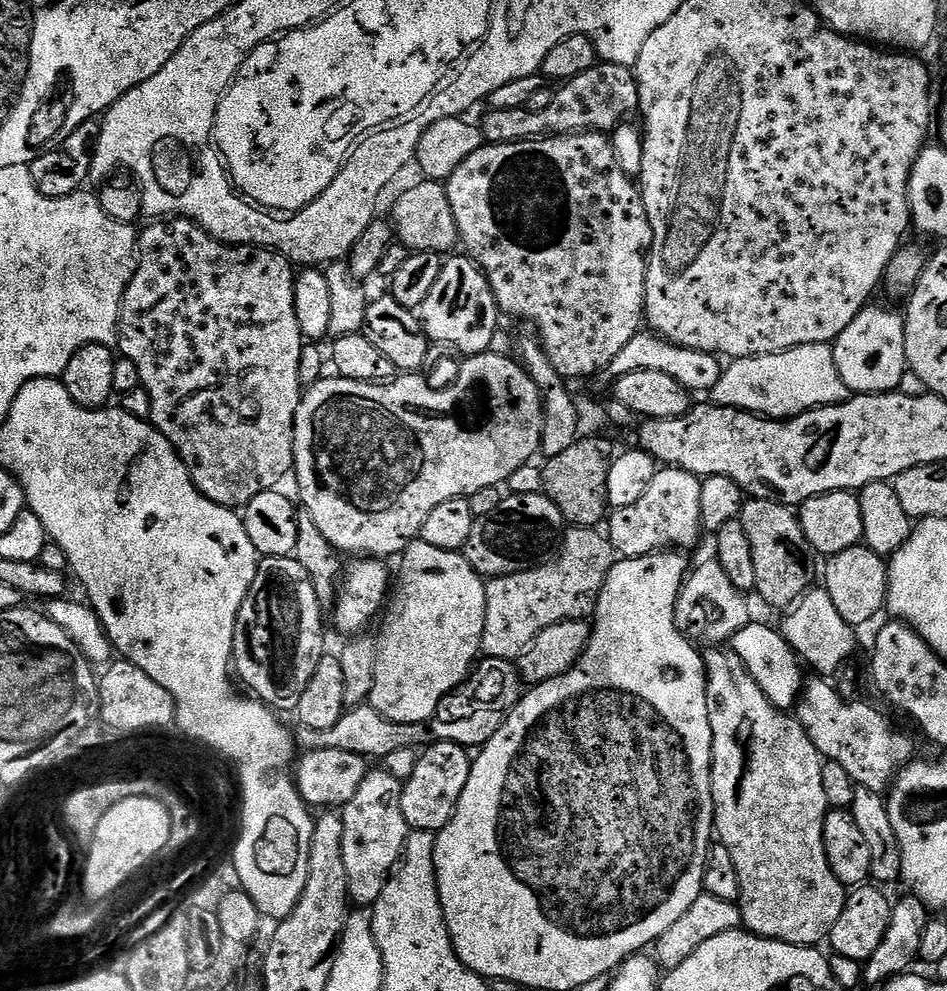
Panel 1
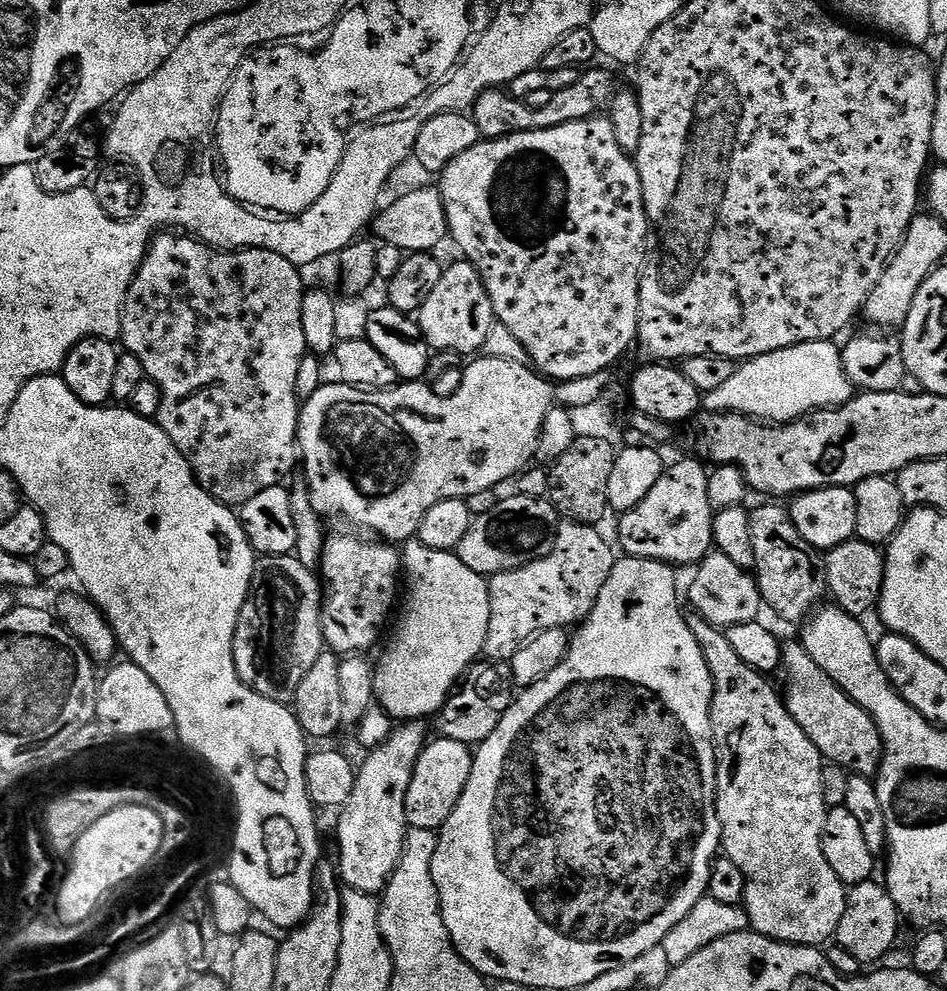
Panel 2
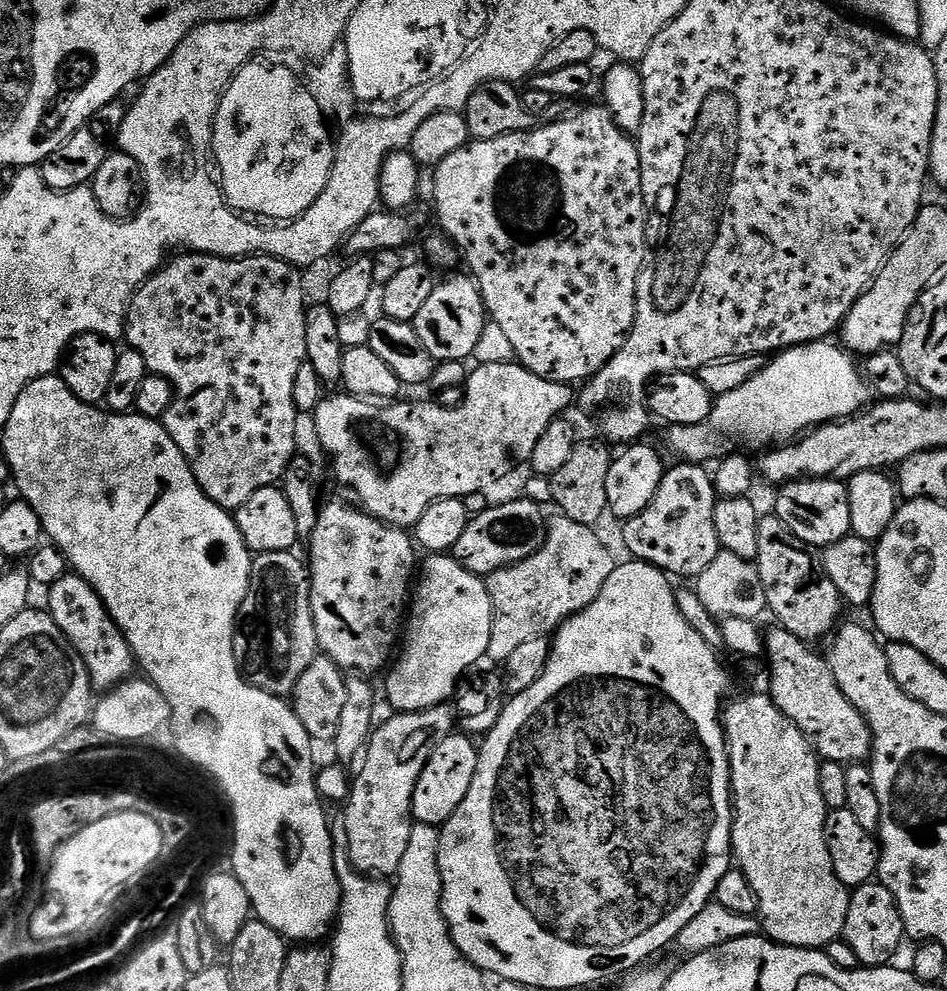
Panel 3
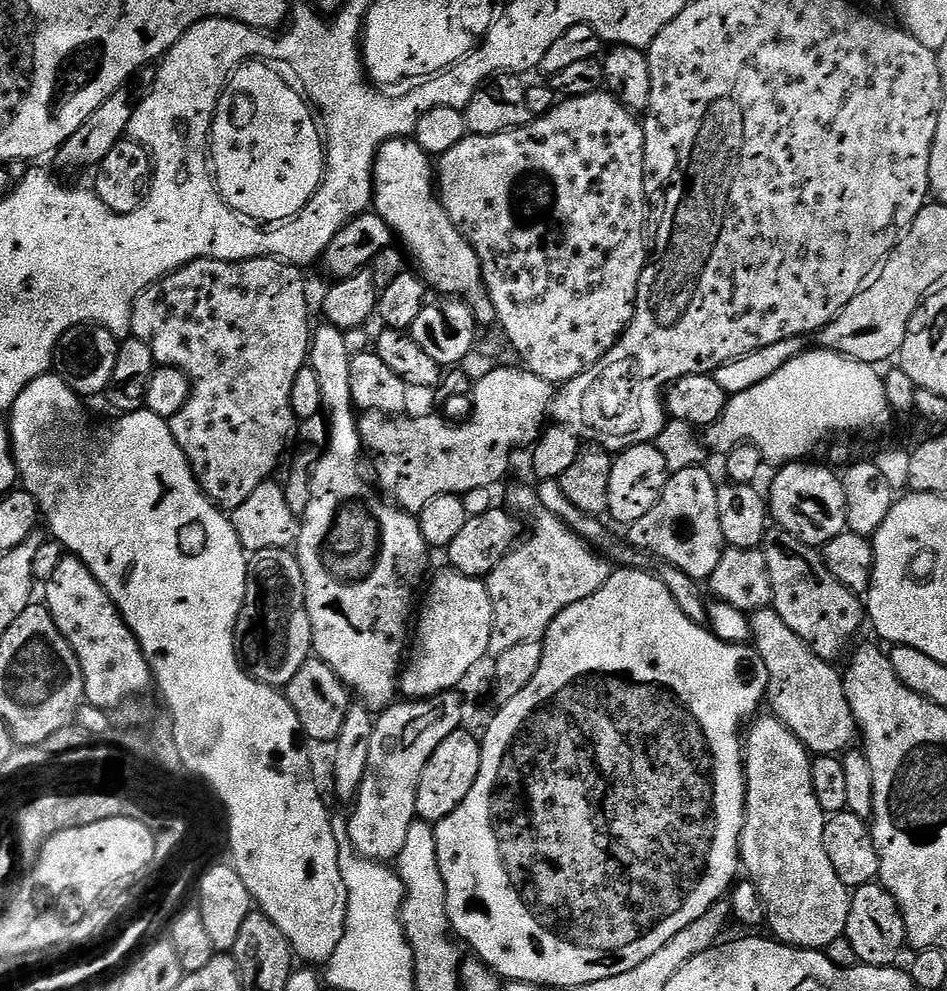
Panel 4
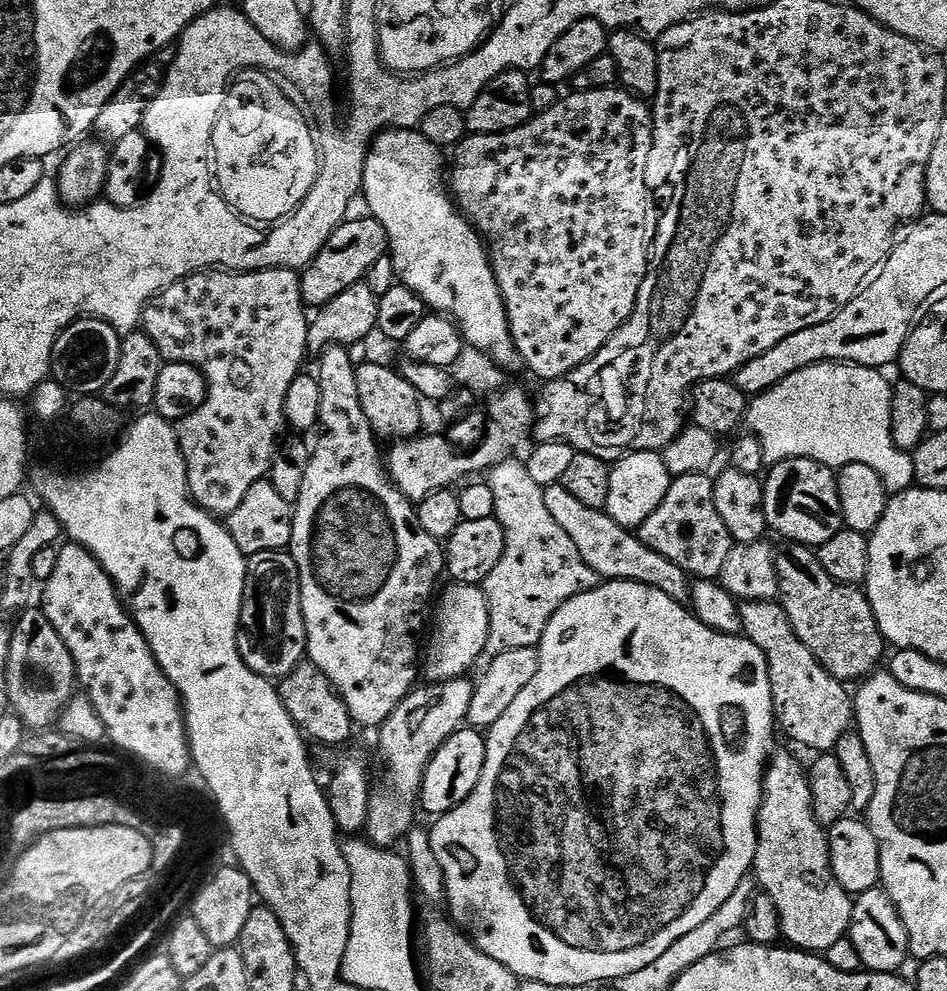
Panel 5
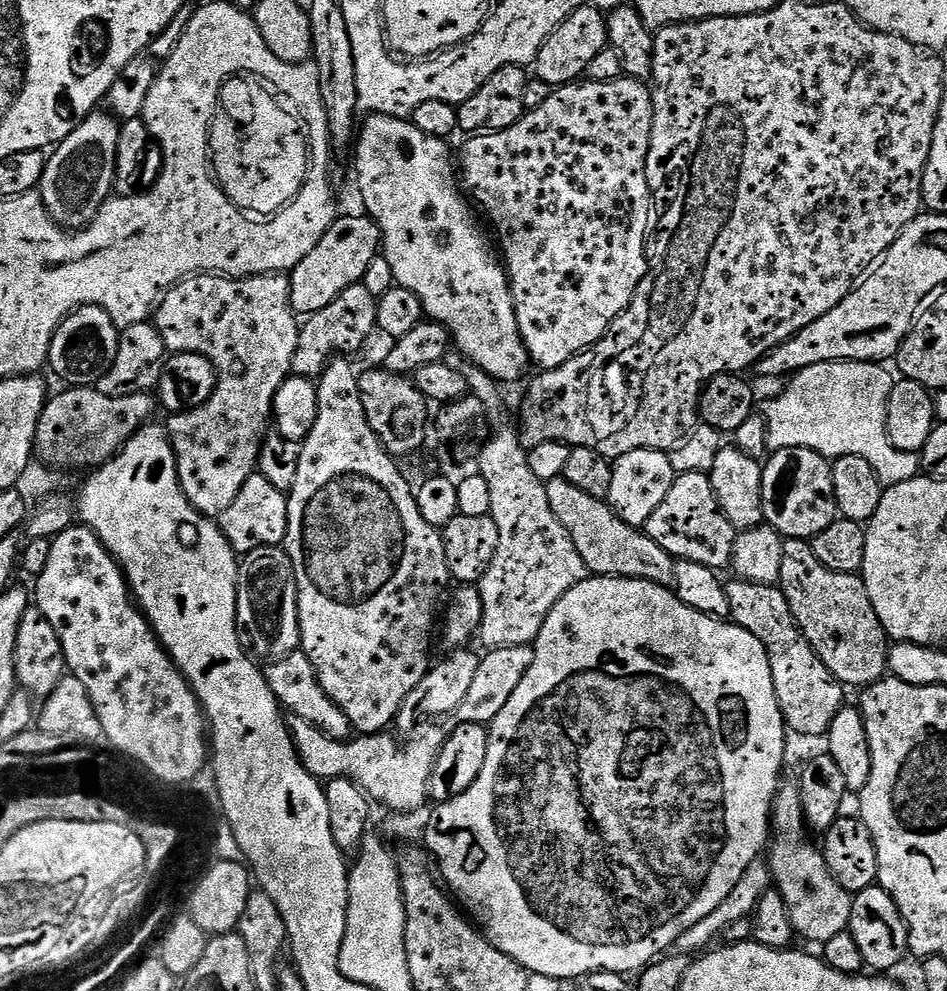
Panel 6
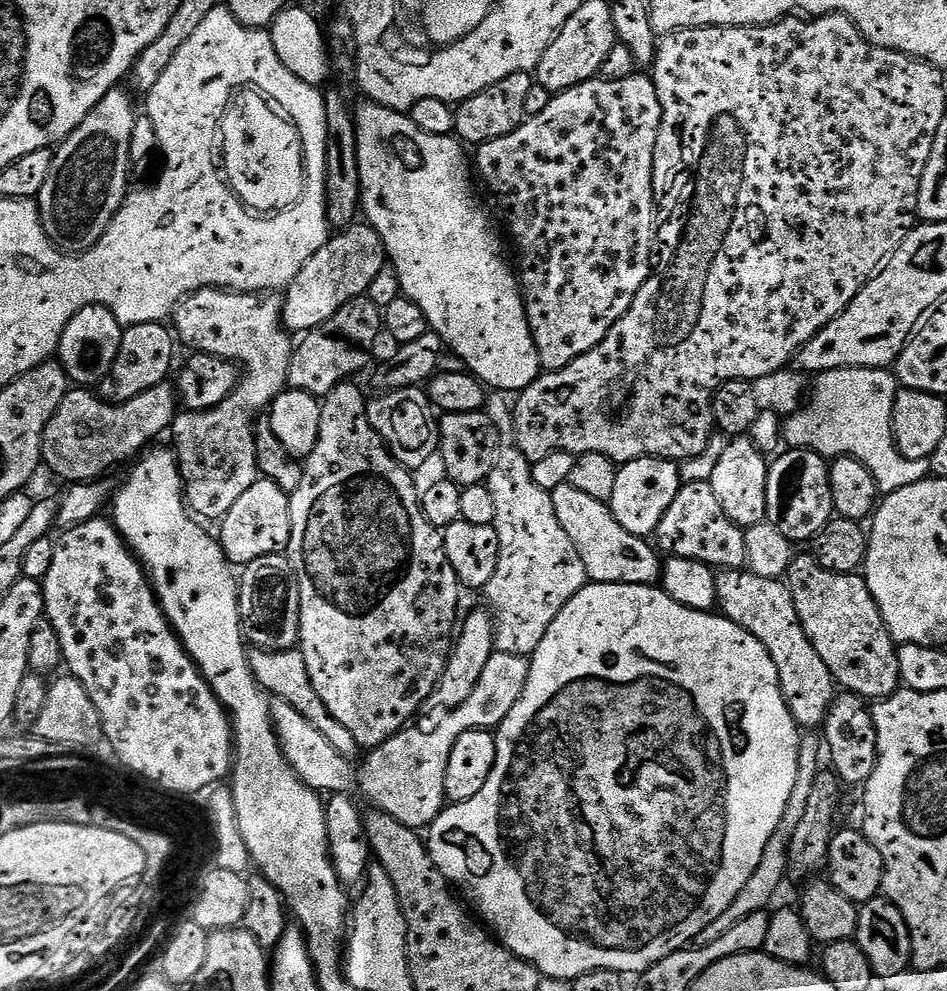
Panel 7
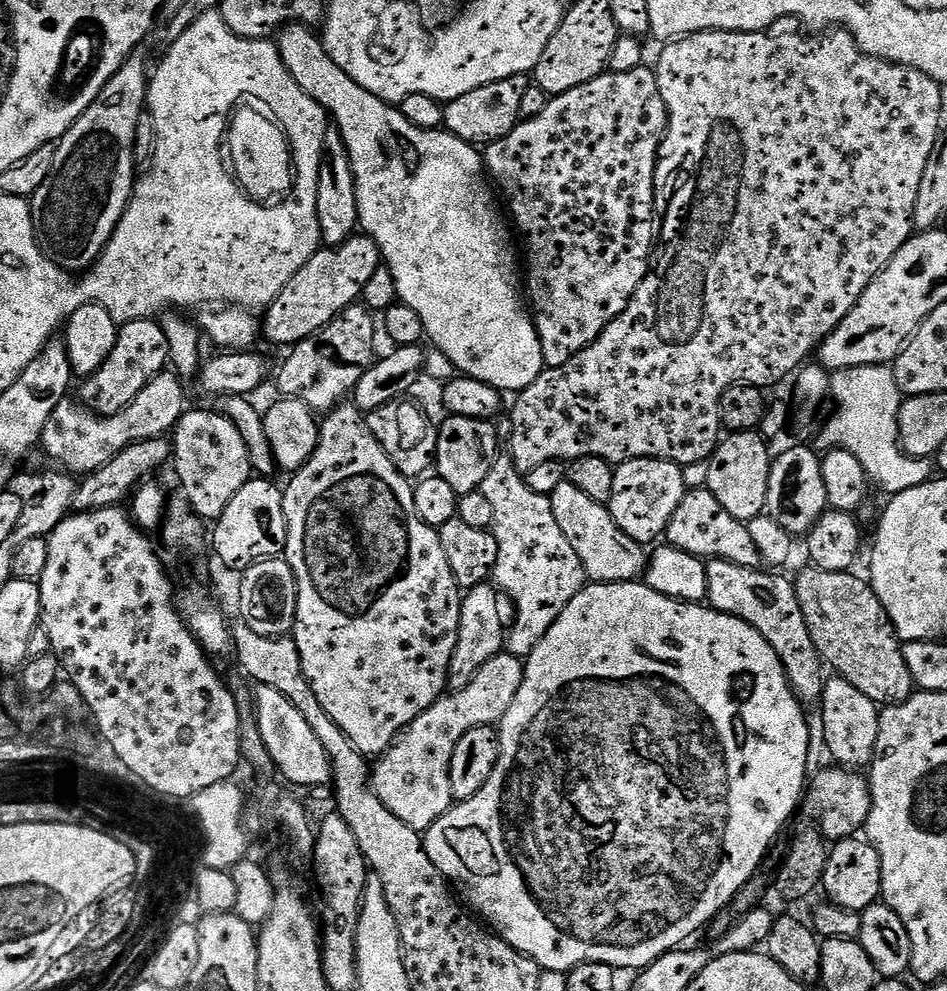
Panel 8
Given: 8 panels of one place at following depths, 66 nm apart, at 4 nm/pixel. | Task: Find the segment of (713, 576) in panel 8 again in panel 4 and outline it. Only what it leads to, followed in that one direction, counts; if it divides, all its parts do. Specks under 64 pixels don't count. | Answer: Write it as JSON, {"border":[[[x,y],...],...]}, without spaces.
{"border":[[[769,606],[751,613],[752,621],[752,638],[751,643],[754,645],[756,652],[766,662],[768,671],[768,691],[766,693],[766,704],[771,715],[781,720],[785,726],[794,733],[809,753],[816,756],[835,756],[843,754],[853,747],[852,739],[857,739],[858,725],[854,714],[850,710],[850,702],[846,702],[844,693],[844,682],[839,671],[835,672],[833,665],[829,661],[818,658],[786,622],[782,622],[782,614],[778,614],[775,608]]]}

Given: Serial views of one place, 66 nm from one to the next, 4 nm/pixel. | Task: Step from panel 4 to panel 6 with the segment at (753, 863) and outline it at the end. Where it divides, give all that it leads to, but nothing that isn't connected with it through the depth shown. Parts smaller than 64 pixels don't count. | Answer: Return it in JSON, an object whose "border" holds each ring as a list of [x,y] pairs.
{"border":[[[784,786],[776,793],[772,802],[770,832],[774,839],[771,841],[766,863],[771,872],[771,883],[775,891],[780,892],[790,914],[793,933],[799,939],[801,936],[804,940],[813,940],[816,946],[822,946],[830,938],[848,931],[853,893],[834,882],[824,861],[823,851],[808,841],[809,833],[804,822],[799,787]]]}

